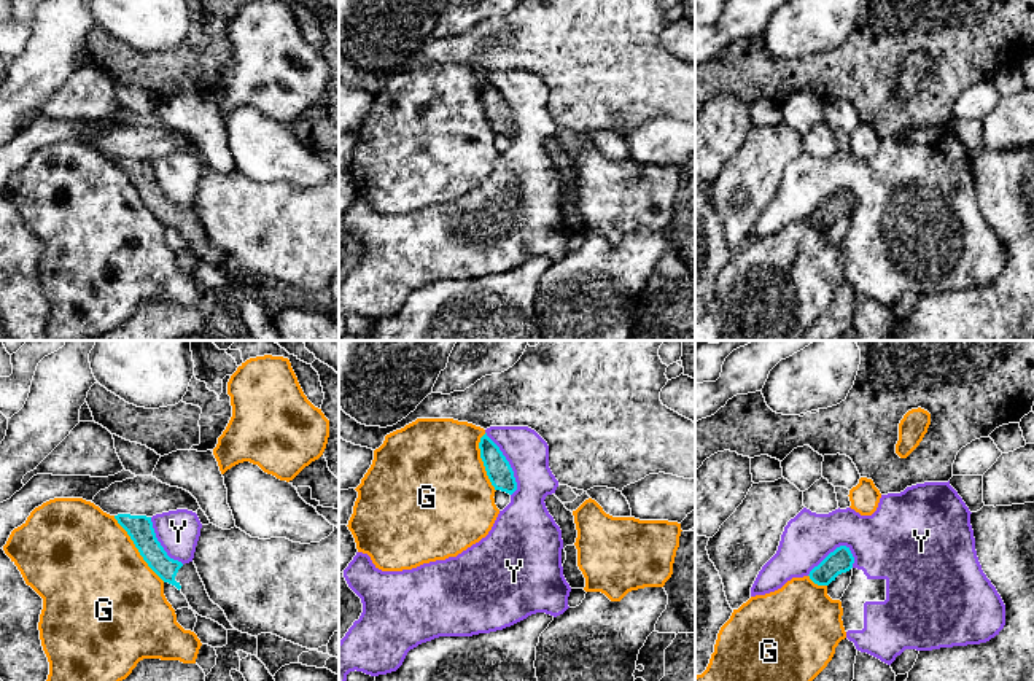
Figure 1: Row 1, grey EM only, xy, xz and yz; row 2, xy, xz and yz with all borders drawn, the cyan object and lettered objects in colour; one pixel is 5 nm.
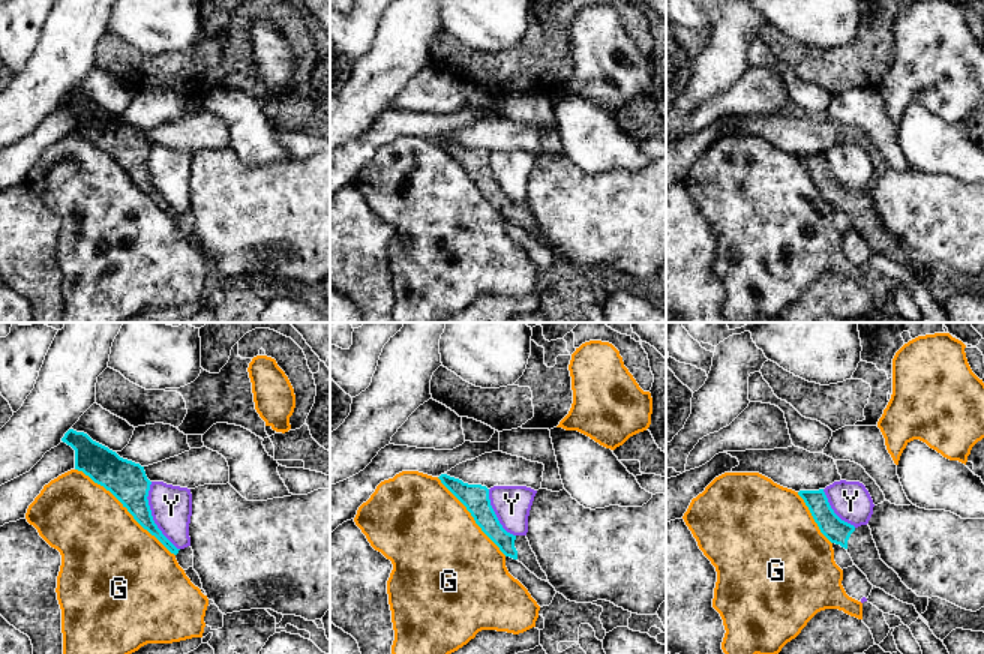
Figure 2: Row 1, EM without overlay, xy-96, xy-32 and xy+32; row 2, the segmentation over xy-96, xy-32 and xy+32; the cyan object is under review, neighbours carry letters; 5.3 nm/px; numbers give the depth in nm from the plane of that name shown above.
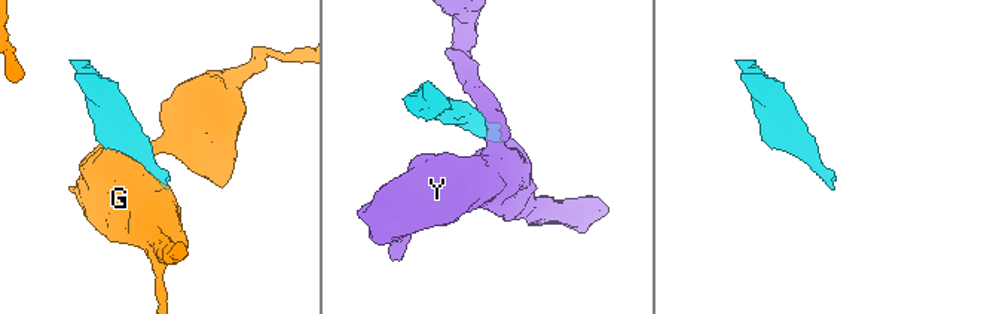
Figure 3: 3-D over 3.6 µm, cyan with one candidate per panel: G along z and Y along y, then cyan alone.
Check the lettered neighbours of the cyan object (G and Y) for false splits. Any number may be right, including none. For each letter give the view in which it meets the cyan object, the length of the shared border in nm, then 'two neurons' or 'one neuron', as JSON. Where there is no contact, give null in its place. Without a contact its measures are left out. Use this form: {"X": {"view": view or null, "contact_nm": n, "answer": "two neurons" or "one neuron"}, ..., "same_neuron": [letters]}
{"G": {"view": "xy", "contact_nm": 420, "answer": "two neurons"}, "Y": {"view": "xz", "contact_nm": 360, "answer": "two neurons"}, "same_neuron": []}

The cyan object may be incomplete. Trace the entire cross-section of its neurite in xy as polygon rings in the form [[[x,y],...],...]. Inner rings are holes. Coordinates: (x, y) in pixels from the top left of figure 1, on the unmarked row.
[[[118,158],[115,162],[127,175],[148,210],[164,226],[175,229],[186,240],[192,255],[218,266],[226,274],[235,274],[224,255],[210,243],[194,205],[183,208],[167,199],[156,181],[151,161]]]

